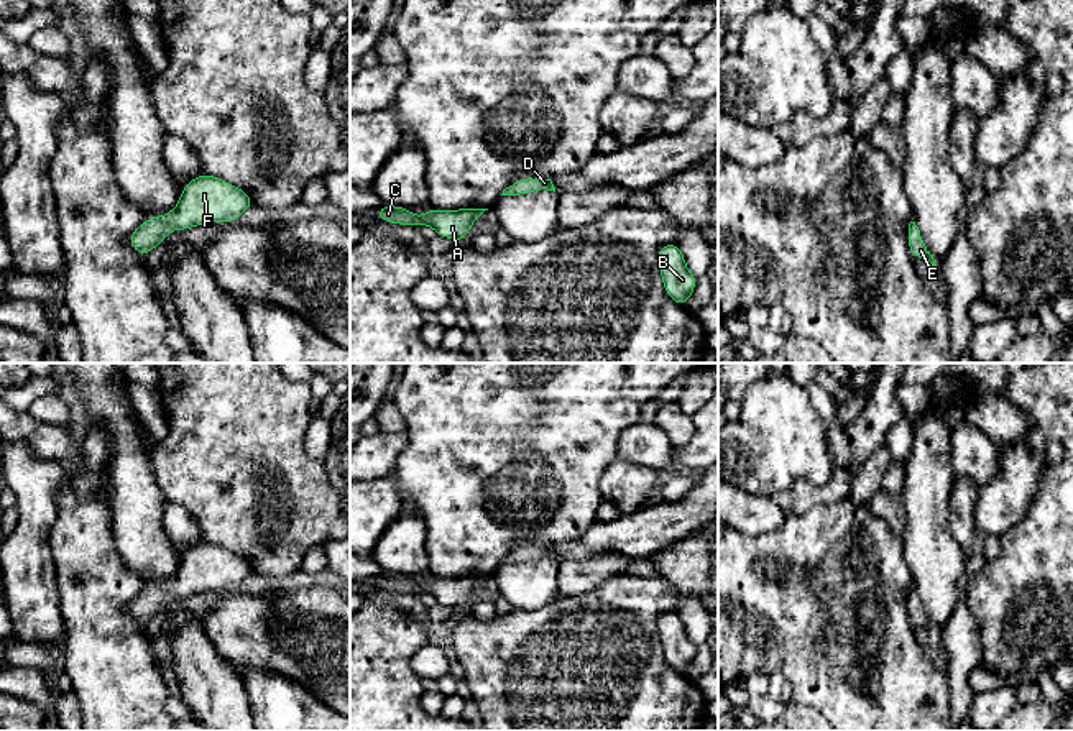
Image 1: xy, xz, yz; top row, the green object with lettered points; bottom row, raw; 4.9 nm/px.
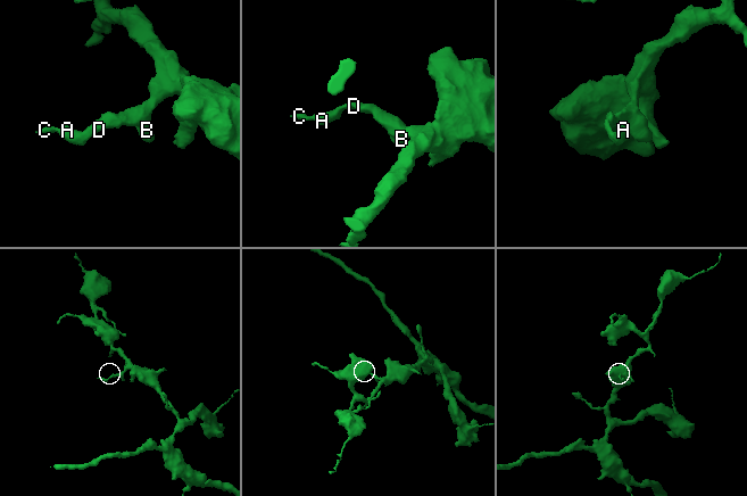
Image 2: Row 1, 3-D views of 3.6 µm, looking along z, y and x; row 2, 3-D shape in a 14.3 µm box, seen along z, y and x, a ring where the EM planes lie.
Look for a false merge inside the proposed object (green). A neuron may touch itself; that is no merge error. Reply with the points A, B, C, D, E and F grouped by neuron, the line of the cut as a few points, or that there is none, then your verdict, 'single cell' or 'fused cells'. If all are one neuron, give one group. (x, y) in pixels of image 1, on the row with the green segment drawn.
A B C D E F; no cut; single cell

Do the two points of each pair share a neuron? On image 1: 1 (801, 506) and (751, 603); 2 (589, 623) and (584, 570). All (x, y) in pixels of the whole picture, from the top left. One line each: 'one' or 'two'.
1: two
2: two

